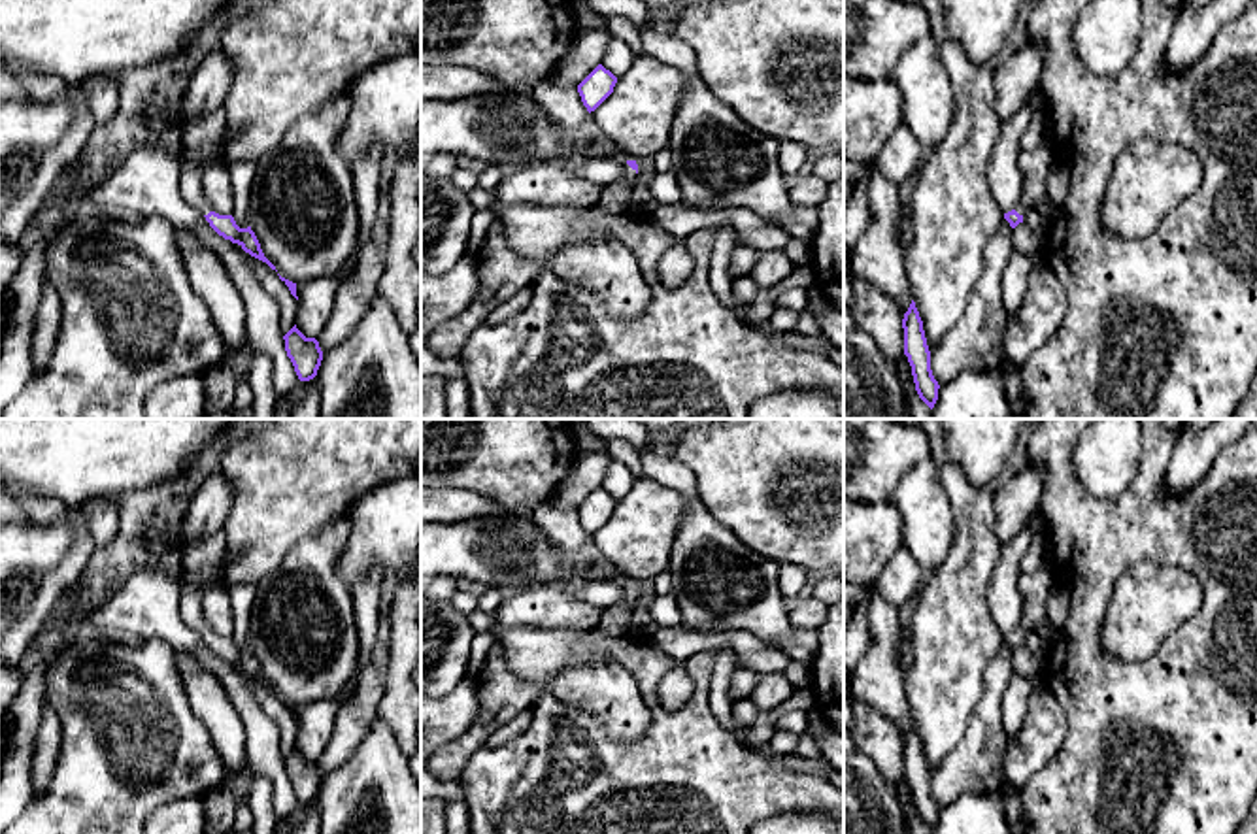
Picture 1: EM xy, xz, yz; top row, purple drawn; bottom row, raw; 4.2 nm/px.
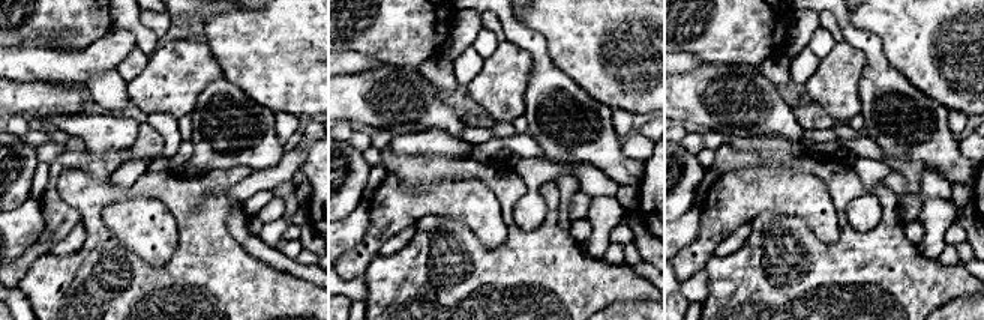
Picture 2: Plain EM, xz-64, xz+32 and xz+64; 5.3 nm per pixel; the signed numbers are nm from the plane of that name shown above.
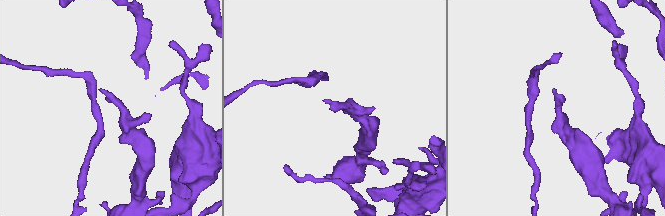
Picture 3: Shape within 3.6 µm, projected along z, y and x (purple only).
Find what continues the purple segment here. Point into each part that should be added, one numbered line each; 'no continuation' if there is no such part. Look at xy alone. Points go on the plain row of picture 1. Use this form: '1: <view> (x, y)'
1: xy (191, 610)

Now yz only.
1: yz (1035, 587)

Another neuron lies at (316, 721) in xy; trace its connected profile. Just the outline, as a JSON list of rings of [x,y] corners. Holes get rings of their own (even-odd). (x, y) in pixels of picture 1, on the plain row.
[[[345,696],[296,706],[298,734],[294,747],[306,760],[319,760],[332,740],[338,711]]]

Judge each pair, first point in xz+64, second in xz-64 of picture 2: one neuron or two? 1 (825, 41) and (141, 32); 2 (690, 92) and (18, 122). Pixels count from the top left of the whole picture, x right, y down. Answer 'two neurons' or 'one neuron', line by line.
1: one neuron
2: two neurons

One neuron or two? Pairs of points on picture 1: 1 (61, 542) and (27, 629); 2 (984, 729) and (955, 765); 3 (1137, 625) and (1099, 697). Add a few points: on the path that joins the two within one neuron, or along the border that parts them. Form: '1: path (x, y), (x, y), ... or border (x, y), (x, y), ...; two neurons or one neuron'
1: border (76, 536), (68, 555), (38, 582); two neurons
2: path (982, 738), (965, 755); one neuron
3: border (1103, 619), (1120, 659), (1161, 642); two neurons

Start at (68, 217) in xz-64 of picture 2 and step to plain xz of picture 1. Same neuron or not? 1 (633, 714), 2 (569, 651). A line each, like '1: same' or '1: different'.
1: same
2: different

